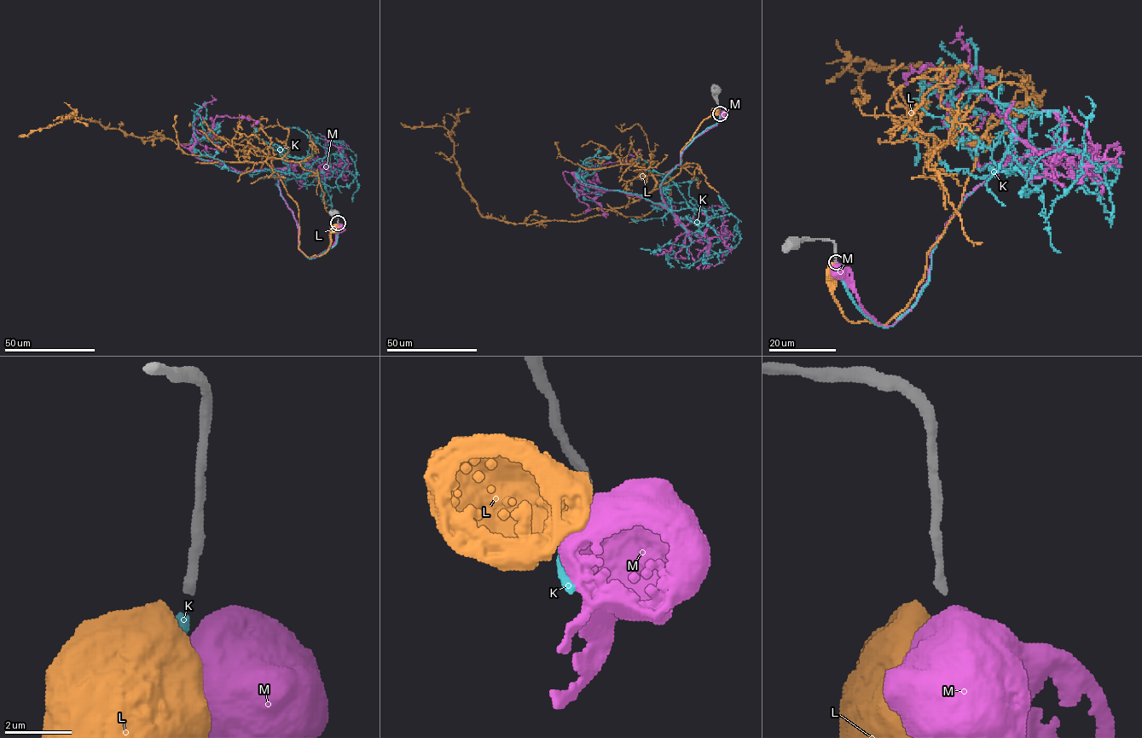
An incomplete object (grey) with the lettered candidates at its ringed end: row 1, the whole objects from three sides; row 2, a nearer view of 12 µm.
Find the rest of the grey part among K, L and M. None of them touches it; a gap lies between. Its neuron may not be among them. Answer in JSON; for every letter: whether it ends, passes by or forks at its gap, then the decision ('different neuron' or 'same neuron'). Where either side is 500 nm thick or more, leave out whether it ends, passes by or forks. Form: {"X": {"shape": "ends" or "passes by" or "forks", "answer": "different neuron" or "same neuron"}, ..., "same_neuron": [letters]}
{"K": {"shape": "ends", "answer": "same neuron"}, "L": {"answer": "different neuron"}, "M": {"answer": "different neuron"}, "same_neuron": ["K"]}

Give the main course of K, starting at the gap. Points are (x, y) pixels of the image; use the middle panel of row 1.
K: (719, 113), (663, 180), (663, 205), (576, 174), (595, 186), (582, 191), (601, 204), (595, 203)

